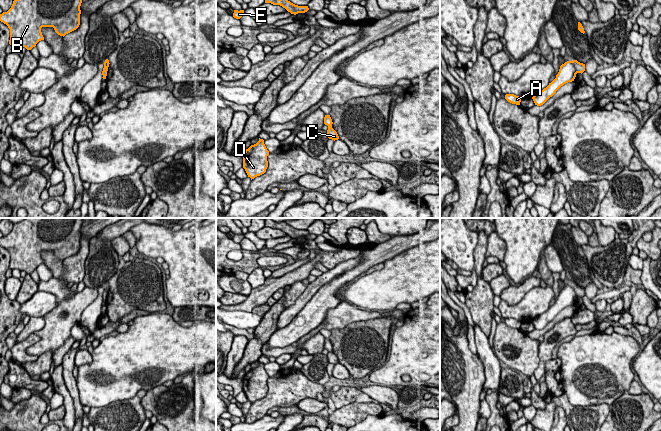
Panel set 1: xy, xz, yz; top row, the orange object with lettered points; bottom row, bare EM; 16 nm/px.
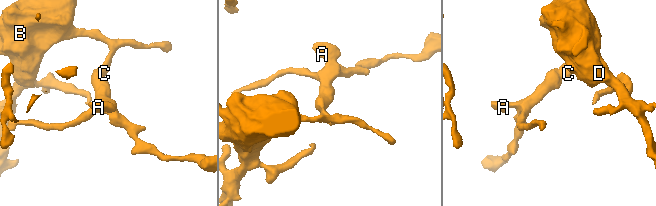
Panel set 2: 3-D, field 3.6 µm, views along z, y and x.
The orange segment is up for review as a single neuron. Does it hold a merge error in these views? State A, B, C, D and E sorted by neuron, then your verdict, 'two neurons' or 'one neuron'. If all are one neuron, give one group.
A / B C D E; two neurons

